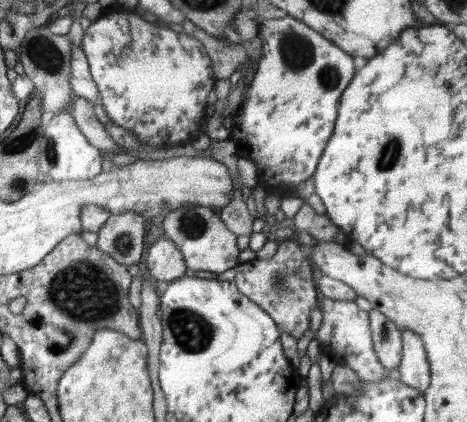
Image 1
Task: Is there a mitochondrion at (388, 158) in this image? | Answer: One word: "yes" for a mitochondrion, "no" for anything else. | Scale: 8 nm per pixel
yes

